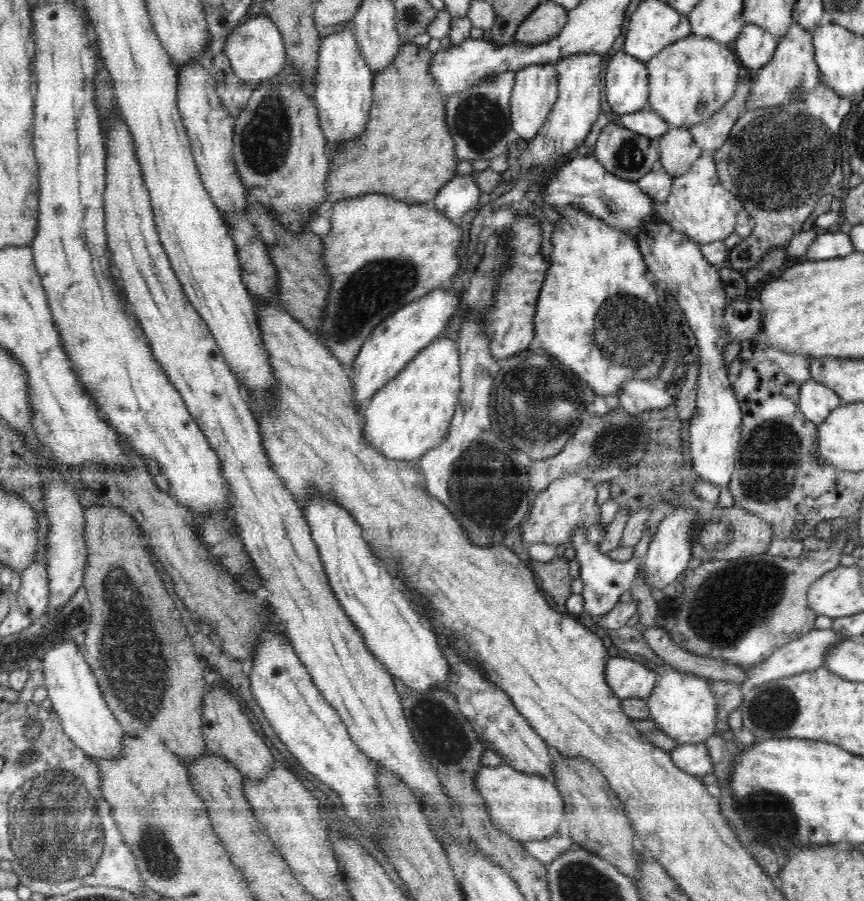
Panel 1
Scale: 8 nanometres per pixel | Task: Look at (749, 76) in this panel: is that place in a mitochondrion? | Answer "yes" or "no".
no

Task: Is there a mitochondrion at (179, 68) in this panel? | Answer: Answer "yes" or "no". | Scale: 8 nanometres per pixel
no

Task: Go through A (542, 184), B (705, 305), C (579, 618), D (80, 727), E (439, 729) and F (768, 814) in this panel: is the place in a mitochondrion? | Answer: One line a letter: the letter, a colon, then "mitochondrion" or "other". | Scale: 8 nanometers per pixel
A: other
B: other
C: other
D: other
E: mitochondrion
F: mitochondrion

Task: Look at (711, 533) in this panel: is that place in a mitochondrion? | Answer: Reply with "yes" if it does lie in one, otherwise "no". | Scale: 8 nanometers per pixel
yes

